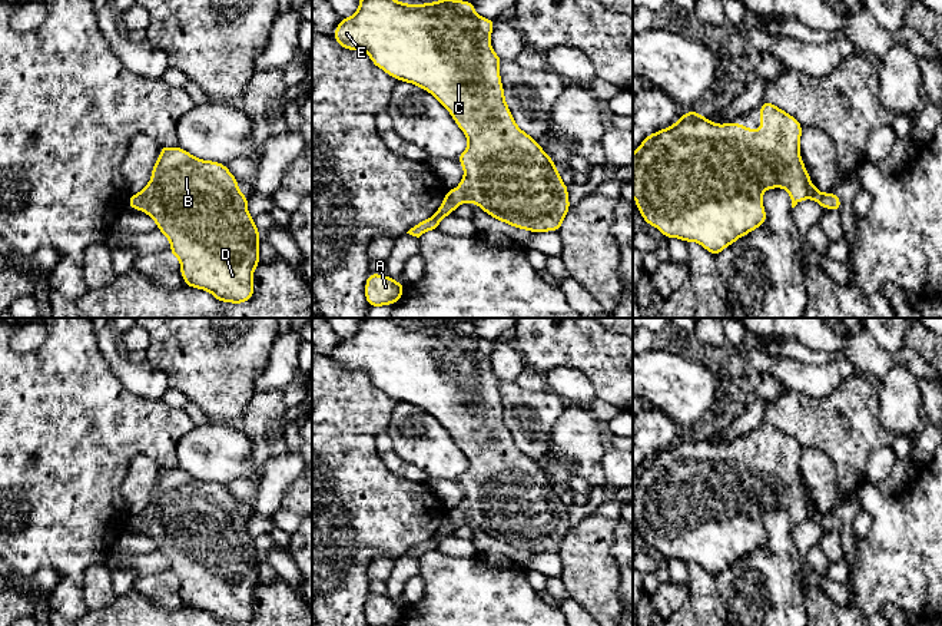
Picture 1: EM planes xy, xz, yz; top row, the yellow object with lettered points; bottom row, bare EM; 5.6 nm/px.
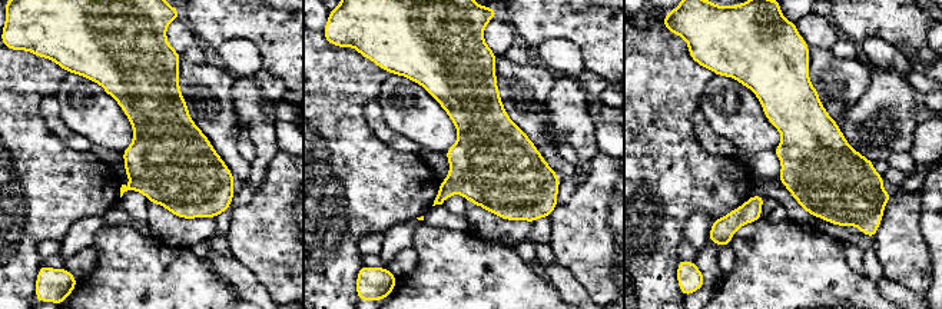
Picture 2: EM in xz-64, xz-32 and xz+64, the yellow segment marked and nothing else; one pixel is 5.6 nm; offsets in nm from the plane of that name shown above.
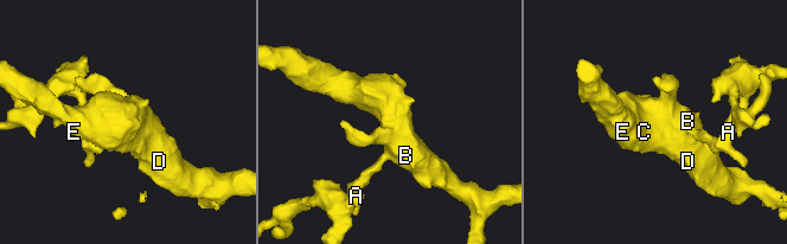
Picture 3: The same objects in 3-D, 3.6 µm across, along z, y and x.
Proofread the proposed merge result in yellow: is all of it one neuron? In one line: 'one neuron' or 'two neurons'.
one neuron

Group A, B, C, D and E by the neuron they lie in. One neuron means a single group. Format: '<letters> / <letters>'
A B C D E

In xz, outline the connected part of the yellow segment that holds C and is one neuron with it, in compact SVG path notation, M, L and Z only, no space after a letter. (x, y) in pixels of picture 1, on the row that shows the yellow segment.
M361 0L356 11L339 20L334 39L346 50L364 50L374 66L399 82L417 85L431 93L452 116L465 133L468 146L457 158L464 168L464 178L457 189L448 189L434 216L414 225L407 233L419 238L427 231L438 229L440 222L464 202L480 206L490 216L534 233L555 231L570 211L568 189L561 180L554 160L537 140L521 130L504 97L500 76L501 59L491 47L491 32L497 20L475 13L472 1L437 0L435 3L407 4L397 0Z

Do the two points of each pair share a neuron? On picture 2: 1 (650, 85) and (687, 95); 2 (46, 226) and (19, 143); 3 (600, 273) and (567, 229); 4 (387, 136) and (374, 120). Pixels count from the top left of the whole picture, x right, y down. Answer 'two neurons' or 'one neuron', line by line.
1: one neuron
2: one neuron
3: one neuron
4: one neuron

